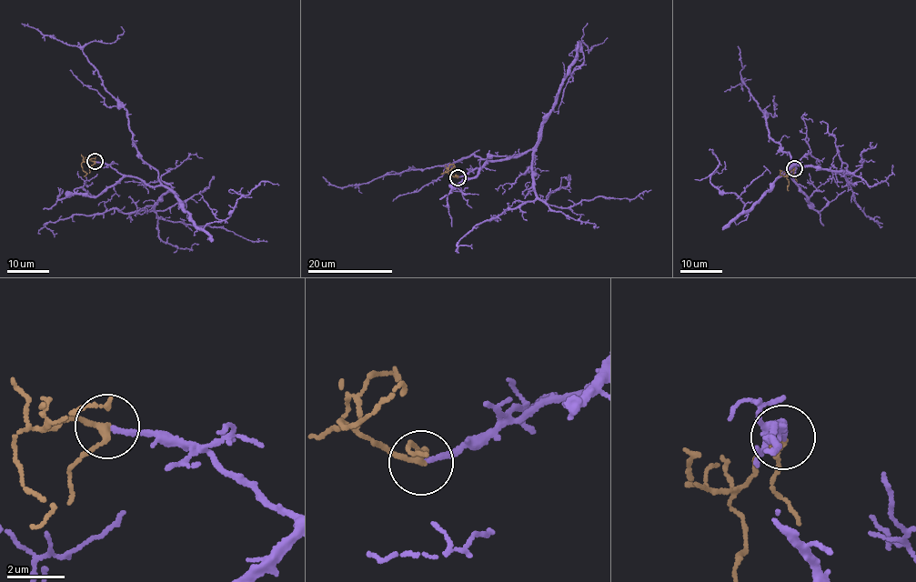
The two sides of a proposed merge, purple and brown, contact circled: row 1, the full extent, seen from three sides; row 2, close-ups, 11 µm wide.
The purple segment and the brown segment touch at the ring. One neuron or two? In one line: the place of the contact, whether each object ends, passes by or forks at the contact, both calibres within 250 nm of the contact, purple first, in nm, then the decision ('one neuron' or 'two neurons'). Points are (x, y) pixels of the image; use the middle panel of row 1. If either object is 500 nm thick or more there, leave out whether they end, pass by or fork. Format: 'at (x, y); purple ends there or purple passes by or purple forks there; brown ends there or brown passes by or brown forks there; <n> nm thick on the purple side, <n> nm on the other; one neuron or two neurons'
at (458, 177); purple ends there; brown passes by; 180 nm thick on the purple side, 200 nm on the other; one neuron

